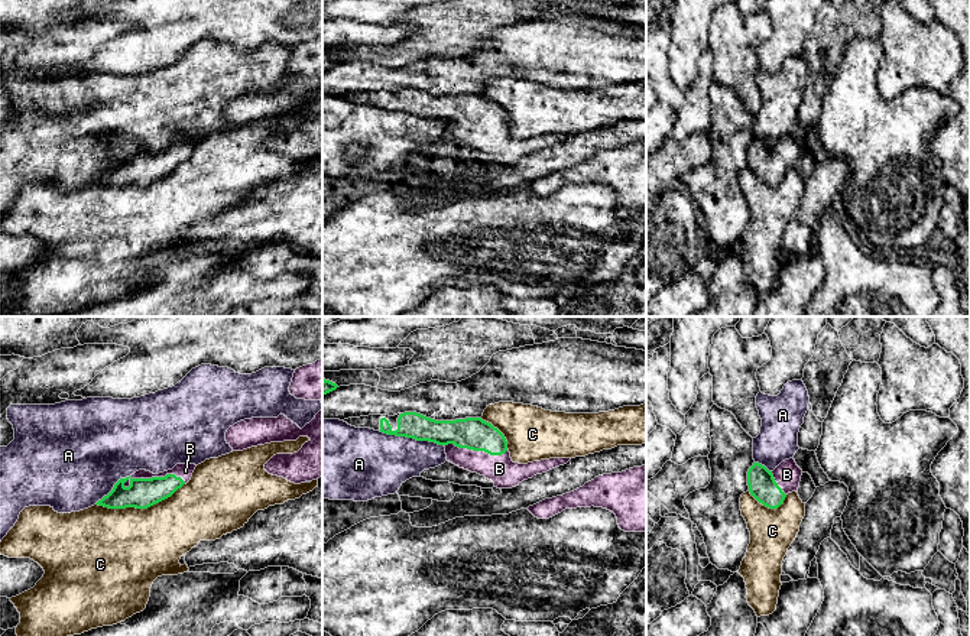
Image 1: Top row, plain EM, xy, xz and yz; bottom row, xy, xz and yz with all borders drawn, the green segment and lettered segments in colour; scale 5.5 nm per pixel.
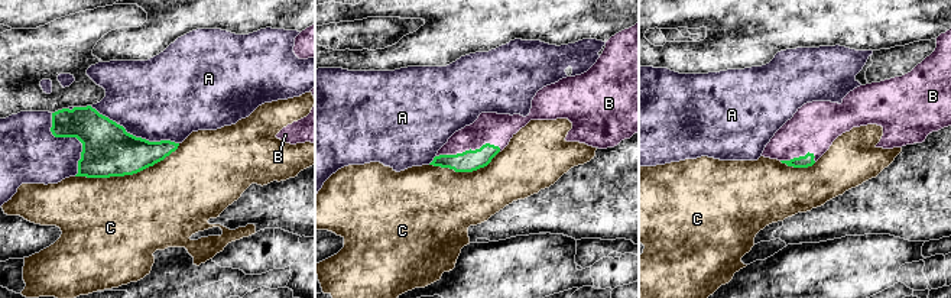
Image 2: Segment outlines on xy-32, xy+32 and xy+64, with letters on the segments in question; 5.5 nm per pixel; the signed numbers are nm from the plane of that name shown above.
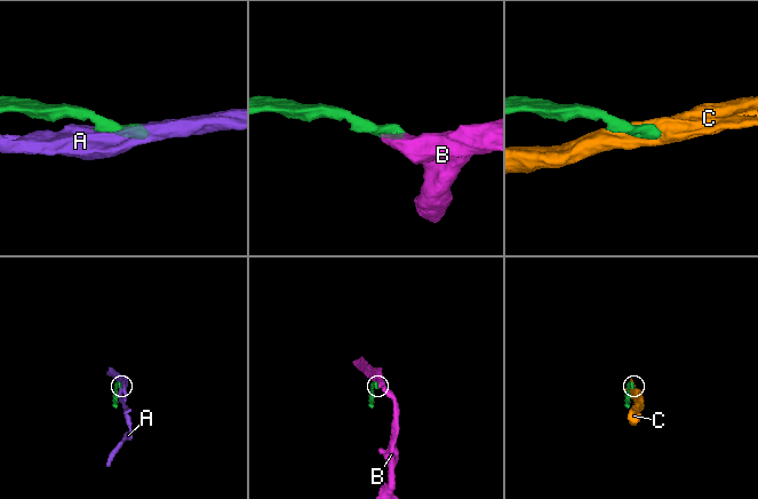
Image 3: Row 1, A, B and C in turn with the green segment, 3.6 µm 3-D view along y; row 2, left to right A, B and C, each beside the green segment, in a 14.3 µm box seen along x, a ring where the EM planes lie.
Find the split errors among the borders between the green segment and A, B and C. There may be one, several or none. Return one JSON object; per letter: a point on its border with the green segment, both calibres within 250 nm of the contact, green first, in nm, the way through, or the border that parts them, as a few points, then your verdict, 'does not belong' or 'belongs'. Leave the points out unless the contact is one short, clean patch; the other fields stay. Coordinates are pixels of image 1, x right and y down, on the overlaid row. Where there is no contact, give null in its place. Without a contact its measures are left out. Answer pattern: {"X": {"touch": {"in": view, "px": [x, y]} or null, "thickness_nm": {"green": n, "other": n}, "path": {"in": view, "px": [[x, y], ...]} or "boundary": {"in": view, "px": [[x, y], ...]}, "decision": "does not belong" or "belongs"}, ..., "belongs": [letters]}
{"A": {"touch": {"in": "xz", "px": [411, 437]}, "thickness_nm": {"green": 140, "other": 360}, "decision": "does not belong"}, "B": {"touch": {"in": "xy", "px": [153, 477]}, "thickness_nm": {"green": 170, "other": 80}, "path": {"in": "xy", "px": [[142, 493], [153, 477], [185, 471]]}, "decision": "belongs"}, "C": {"touch": {"in": "xy", "px": [139, 508]}, "thickness_nm": {"green": 170, "other": 460}, "decision": "does not belong"}, "belongs": ["B"]}

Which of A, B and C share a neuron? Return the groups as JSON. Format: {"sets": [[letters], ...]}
{"sets": [["A"], ["B"], ["C"]]}

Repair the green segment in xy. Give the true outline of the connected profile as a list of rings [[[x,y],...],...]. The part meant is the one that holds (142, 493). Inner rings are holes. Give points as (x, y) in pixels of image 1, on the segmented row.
[[[176,464],[172,470],[159,474],[139,470],[130,477],[120,478],[113,490],[95,504],[108,509],[147,509],[186,484],[195,467],[195,464]]]

